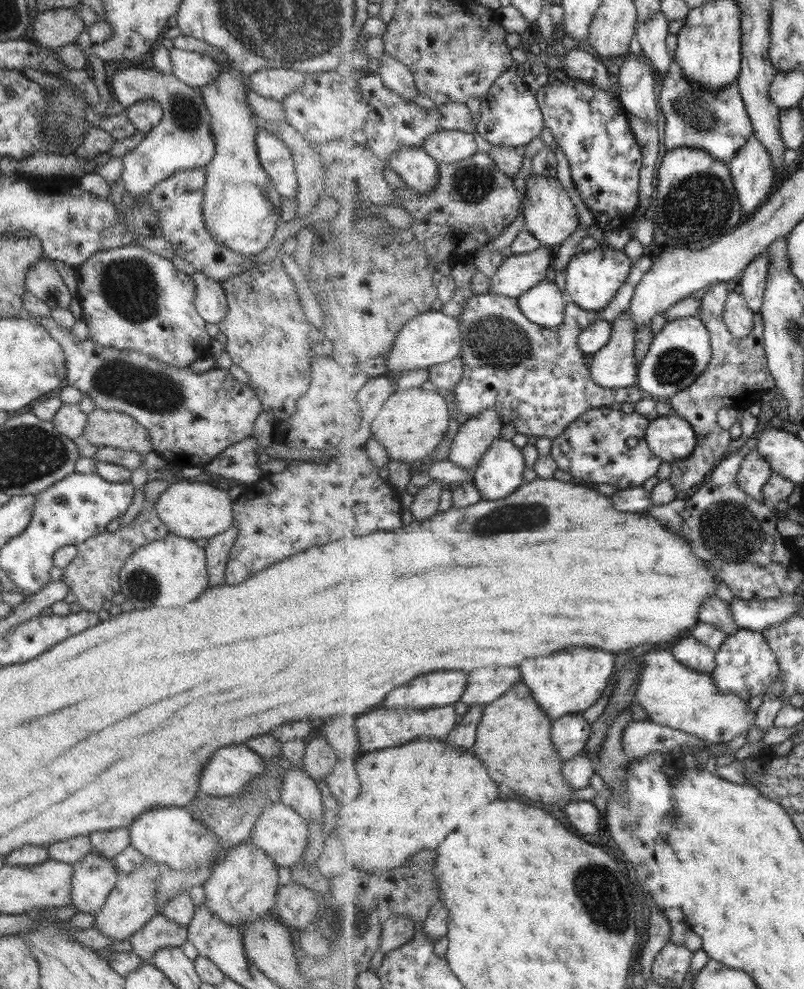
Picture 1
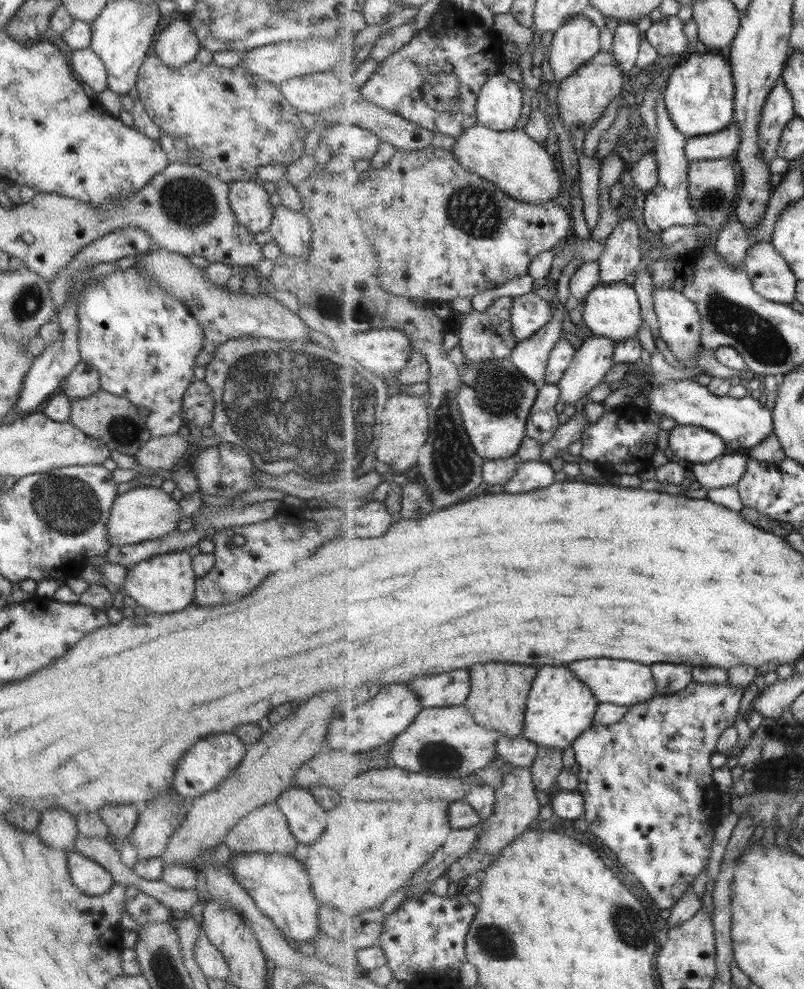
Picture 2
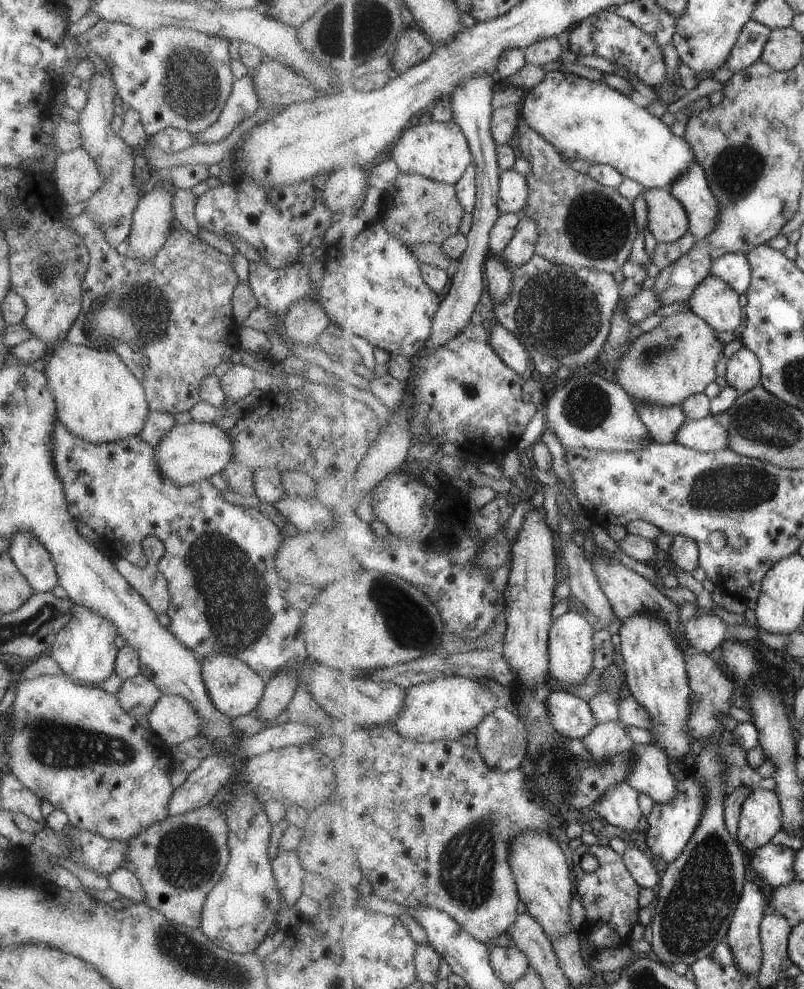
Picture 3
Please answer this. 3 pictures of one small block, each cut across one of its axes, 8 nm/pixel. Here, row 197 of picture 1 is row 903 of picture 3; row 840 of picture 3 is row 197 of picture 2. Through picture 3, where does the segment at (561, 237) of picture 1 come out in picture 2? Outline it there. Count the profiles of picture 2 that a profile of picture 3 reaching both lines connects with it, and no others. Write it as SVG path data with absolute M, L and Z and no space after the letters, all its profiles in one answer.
M477 124L456 138L453 154L467 170L487 178L501 191L521 202L543 204L555 201L561 194L563 180L553 147L537 142L523 129L499 132Z

